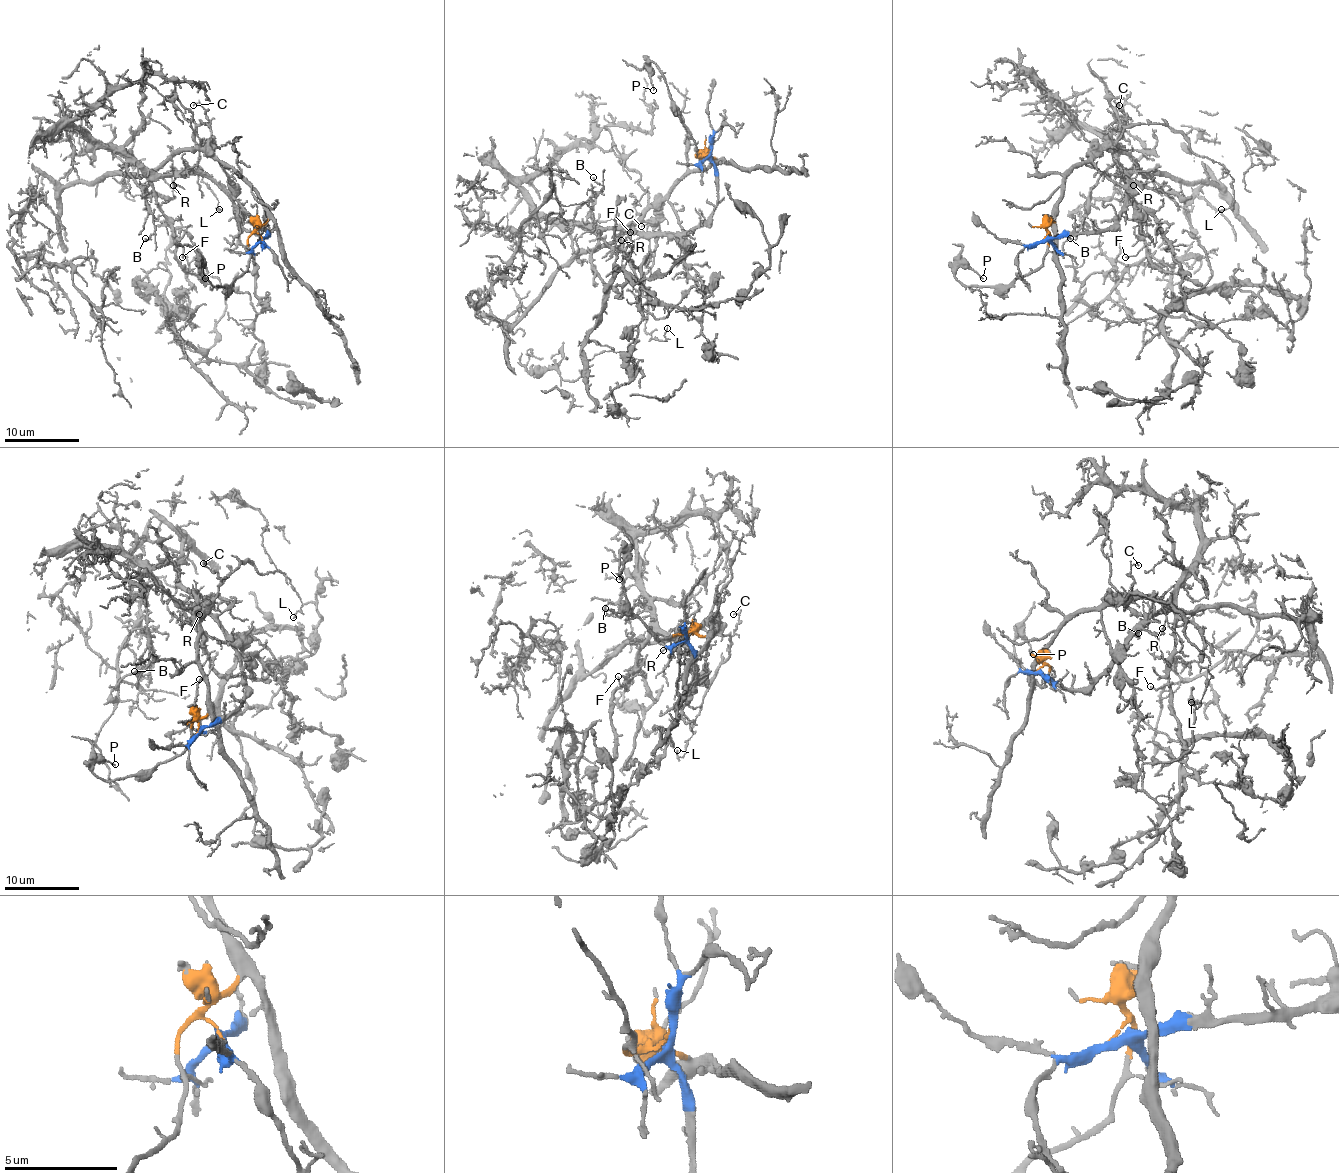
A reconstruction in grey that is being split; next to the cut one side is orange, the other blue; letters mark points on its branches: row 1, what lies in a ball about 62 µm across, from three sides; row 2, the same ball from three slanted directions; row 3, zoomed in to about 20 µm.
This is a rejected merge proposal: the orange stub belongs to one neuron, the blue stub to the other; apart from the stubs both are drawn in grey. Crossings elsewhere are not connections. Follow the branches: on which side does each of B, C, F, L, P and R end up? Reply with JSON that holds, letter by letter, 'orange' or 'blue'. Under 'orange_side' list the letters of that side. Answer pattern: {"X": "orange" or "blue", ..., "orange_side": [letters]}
{"B": "blue", "C": "orange", "F": "blue", "L": "orange", "P": "orange", "R": "orange", "orange_side": ["C", "L", "P", "R"]}

